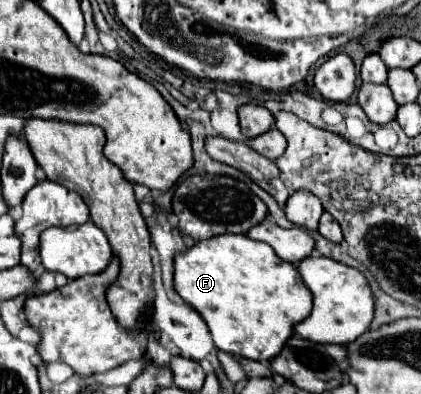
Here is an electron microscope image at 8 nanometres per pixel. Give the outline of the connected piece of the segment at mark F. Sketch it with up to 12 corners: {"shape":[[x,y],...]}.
{"shape":[[236,233],[176,253],[218,349],[276,357],[312,295]]}

